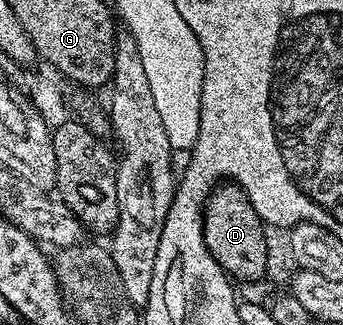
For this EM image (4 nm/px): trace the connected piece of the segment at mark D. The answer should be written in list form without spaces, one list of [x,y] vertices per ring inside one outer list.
[[[223,182],[203,205],[203,246],[235,280],[259,280],[267,272],[267,232],[262,218],[253,210],[245,190],[234,182]]]

